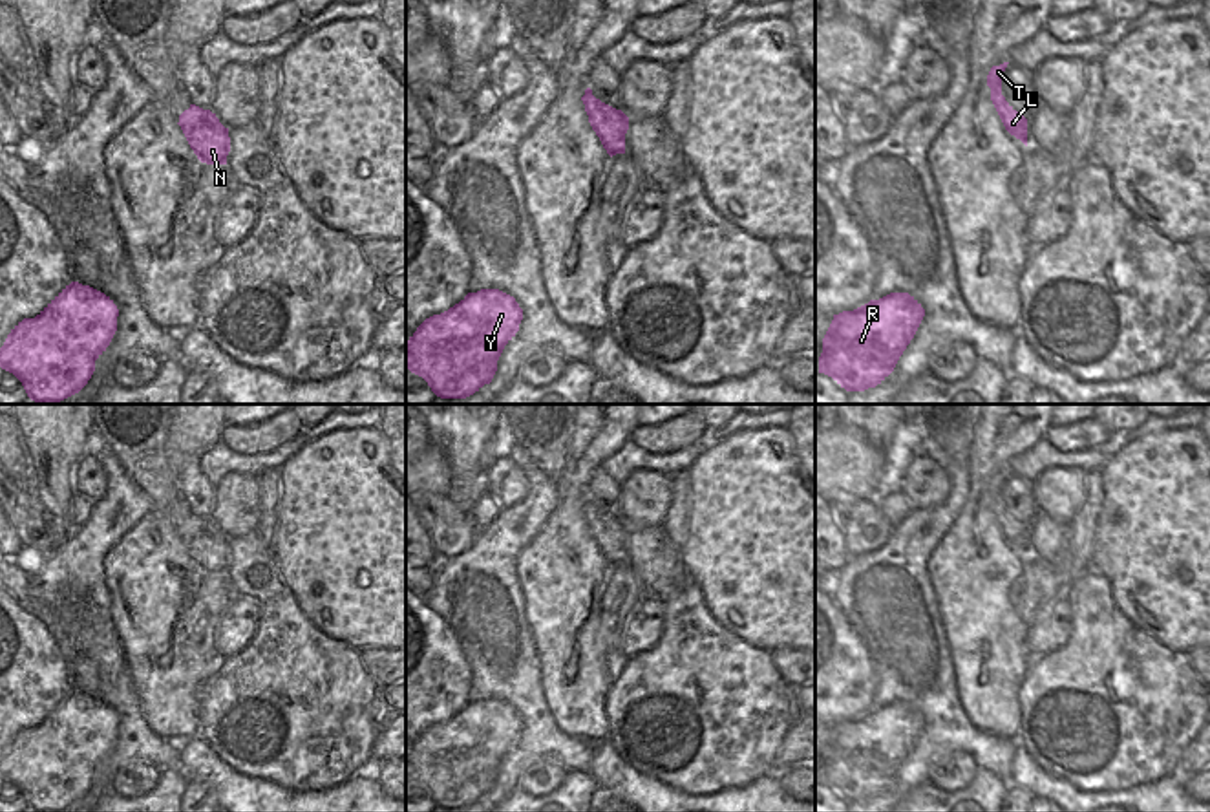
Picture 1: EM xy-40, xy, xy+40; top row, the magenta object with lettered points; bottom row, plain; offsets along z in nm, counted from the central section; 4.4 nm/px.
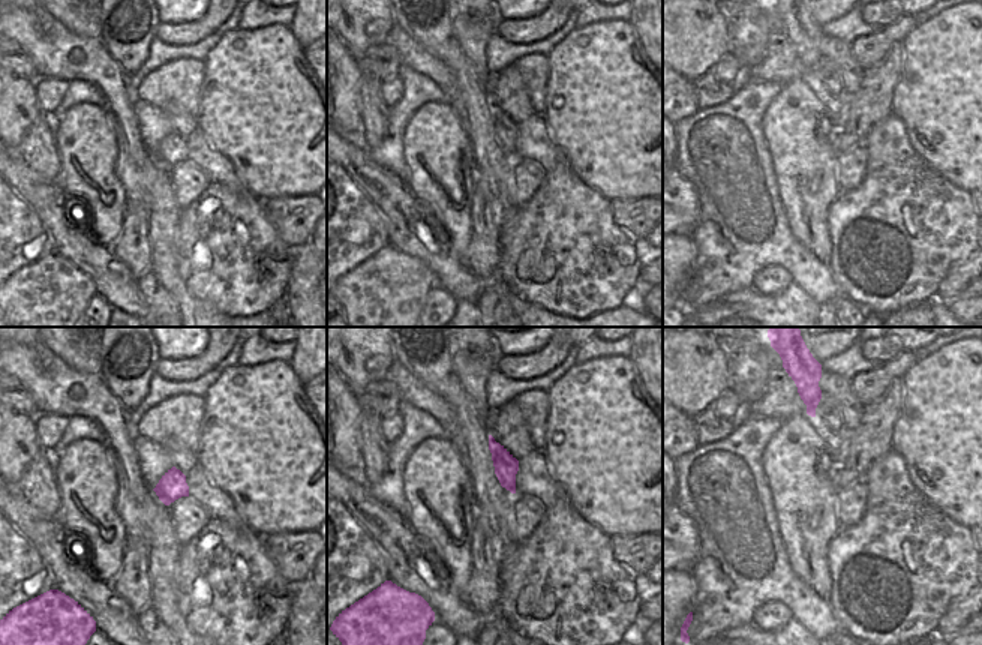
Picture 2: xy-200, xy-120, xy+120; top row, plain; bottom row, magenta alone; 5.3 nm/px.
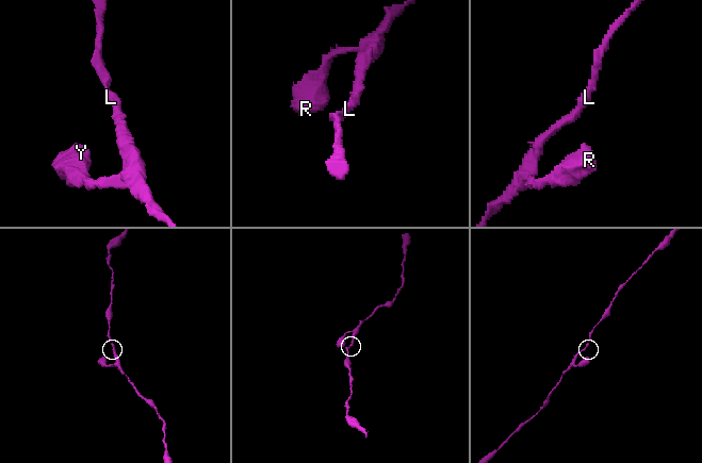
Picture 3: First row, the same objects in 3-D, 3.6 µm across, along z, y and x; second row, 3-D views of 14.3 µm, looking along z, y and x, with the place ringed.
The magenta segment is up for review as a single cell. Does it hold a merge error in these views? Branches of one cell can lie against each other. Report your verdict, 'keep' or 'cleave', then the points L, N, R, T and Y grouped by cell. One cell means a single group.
keep; groups L N R T Y

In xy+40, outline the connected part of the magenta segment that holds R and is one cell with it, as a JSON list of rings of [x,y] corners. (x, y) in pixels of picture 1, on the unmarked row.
[[[890,702],[833,724],[823,748],[819,783],[846,801],[876,797],[894,781],[923,726],[925,719],[908,702]]]

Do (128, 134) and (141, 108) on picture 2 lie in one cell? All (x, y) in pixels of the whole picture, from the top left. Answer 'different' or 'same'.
different

